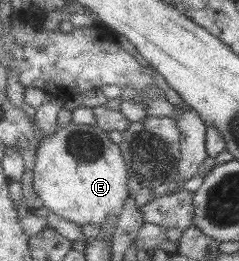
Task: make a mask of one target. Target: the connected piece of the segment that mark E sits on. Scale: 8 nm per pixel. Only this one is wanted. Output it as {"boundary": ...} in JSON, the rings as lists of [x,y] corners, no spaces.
{"boundary":[[[71,122],[52,135],[41,136],[35,166],[32,169],[35,173],[35,191],[43,200],[44,206],[79,226],[102,225],[109,217],[119,218],[122,208],[134,193],[127,188],[130,179],[129,167],[120,145],[115,144],[105,130],[87,124]]]}

